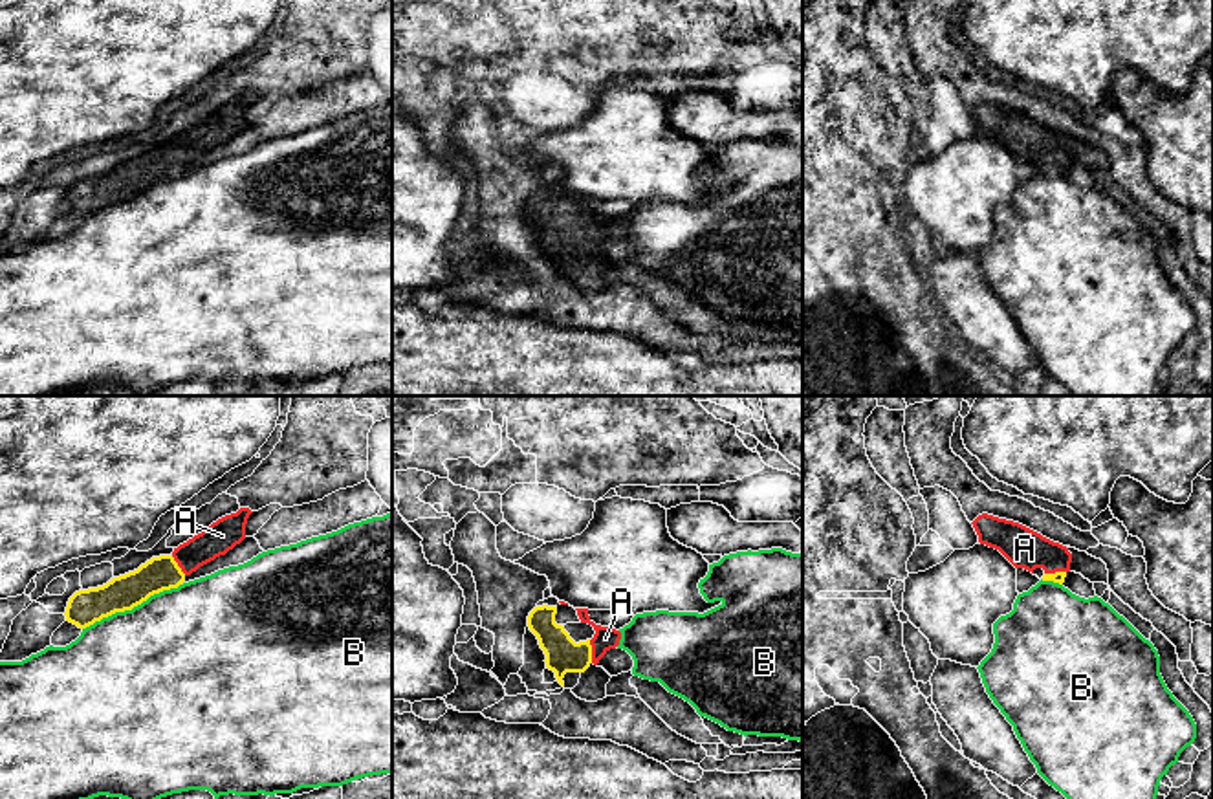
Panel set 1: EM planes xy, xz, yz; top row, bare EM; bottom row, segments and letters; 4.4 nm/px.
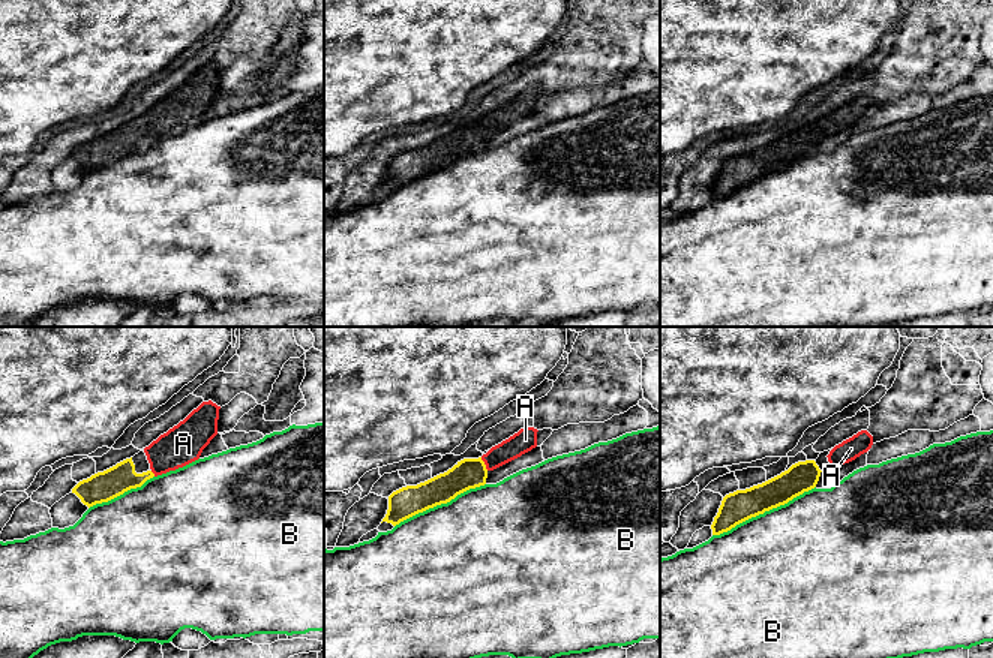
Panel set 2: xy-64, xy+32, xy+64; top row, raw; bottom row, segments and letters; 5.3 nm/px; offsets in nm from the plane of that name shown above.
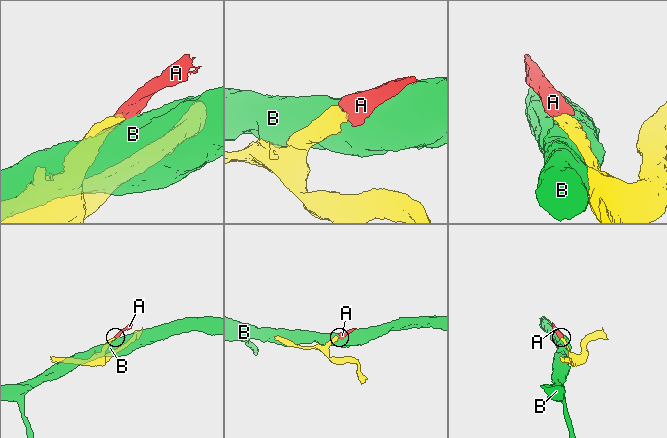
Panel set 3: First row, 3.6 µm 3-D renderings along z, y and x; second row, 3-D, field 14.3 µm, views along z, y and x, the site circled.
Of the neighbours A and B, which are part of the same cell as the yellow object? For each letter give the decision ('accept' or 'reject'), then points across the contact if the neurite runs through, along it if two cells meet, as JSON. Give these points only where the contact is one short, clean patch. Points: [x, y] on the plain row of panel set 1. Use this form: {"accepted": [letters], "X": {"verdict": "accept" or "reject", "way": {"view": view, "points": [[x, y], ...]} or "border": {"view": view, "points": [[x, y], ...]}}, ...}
{"accepted": ["A"], "A": {"verdict": "accept", "way": {"view": "xz", "points": [[563, 244], [590, 240], [605, 228]]}}, "B": {"verdict": "reject"}}

